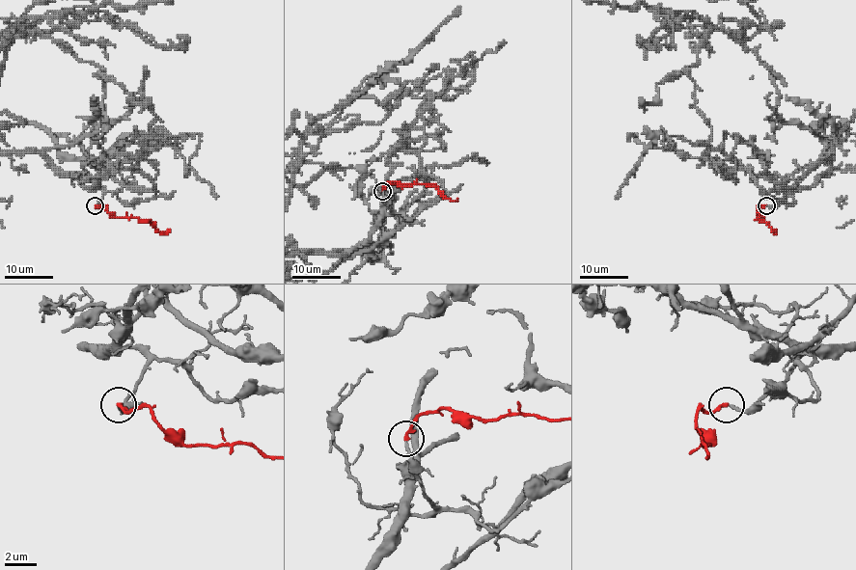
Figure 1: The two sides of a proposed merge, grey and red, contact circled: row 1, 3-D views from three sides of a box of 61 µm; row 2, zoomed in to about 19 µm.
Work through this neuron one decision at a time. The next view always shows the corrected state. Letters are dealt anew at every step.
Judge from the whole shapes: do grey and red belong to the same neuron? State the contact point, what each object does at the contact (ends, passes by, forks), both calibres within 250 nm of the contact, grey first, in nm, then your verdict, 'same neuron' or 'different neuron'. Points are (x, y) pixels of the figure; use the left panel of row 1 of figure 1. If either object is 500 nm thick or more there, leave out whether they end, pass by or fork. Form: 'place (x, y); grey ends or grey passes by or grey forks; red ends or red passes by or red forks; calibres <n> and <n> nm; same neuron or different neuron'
place (95, 205); grey ends; red ends; calibres 180 and 240 nm; same neuron

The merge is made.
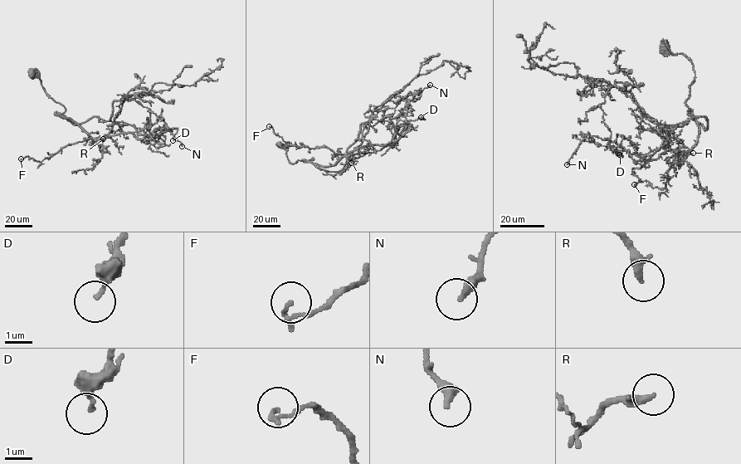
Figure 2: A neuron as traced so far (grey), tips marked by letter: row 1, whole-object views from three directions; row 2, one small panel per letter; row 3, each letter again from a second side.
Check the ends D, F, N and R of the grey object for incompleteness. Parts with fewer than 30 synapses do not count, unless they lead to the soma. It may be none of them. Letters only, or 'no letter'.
no letter

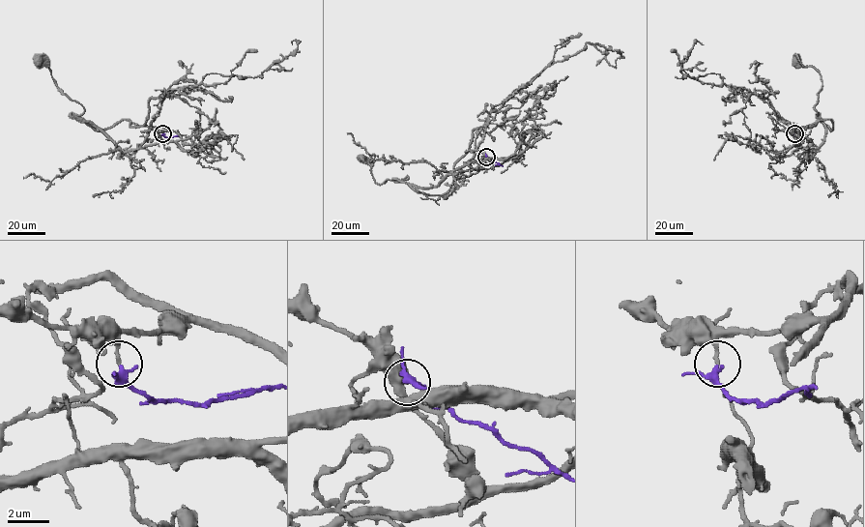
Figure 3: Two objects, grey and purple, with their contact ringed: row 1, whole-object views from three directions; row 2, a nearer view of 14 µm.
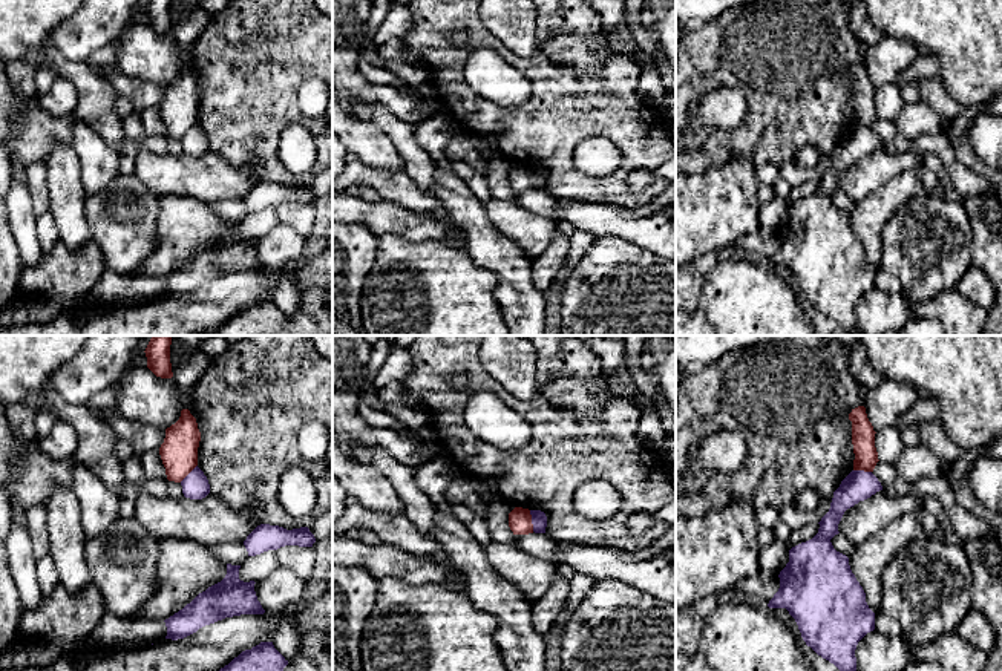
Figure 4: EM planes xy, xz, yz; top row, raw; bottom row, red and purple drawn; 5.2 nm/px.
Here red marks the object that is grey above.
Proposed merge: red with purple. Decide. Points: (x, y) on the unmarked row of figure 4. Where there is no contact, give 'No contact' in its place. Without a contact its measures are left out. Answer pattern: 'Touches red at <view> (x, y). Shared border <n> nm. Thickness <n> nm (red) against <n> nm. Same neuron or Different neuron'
Touches red at xz (530, 178). Shared border 110 nm. Thickness 130 nm (red) against 80 nm. Different neuron

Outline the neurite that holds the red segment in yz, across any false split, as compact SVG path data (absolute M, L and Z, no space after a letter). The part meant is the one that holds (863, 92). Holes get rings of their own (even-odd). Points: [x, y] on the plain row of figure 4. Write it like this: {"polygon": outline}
{"polygon": "M858 63L849 70L852 78L853 127L873 129L878 116L875 87L867 75L866 64Z"}

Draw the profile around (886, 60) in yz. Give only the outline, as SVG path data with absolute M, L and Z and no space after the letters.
M884 37L878 43L866 47L866 70L878 89L889 83L896 83L898 77L919 57L921 51L913 41Z

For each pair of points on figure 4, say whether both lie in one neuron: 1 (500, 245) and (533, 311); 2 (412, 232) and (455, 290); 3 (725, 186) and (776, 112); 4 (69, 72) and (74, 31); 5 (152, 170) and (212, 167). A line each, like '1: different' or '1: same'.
1: same
2: different
3: different
4: different
5: same

